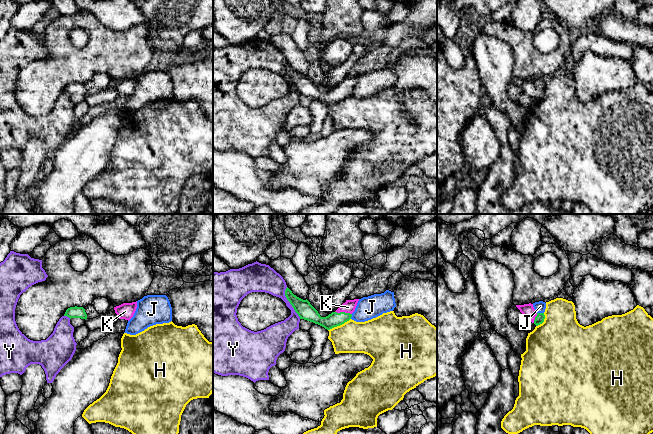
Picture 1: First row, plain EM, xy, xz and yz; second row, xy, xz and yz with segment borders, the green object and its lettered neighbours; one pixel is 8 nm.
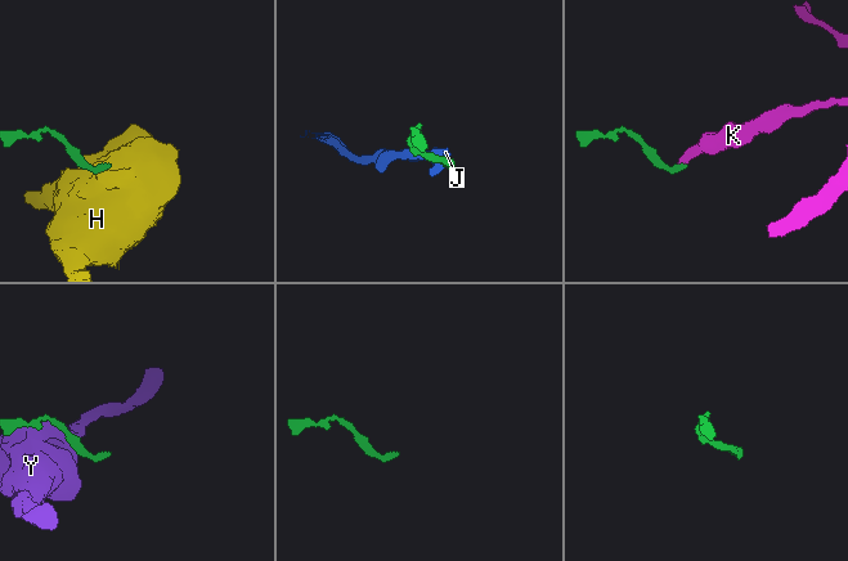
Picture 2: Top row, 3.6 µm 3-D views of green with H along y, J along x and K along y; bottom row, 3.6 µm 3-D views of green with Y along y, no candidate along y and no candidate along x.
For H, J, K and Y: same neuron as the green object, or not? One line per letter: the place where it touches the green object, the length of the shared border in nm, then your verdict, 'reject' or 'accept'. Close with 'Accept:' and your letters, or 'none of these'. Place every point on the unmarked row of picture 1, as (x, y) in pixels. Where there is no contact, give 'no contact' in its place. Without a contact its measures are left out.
H: meets green in xz at (339, 101); contact 200 nm long; reject
J: meets green in yz at (540, 89); contact 60 nm long; reject
K: meets green in xz at (343, 88); contact 140 nm long; accept
Y: meets green in xz at (290, 79); contact 280 nm long; reject
Accept: K

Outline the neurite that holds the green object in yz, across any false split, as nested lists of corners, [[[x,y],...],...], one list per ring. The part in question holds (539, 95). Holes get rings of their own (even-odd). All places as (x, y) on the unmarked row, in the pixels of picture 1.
[[[524,80],[524,81],[516,81],[516,83],[520,86],[523,90],[523,93],[527,94],[529,97],[534,99],[536,102],[542,100],[545,95],[544,89],[538,89],[533,80]]]

